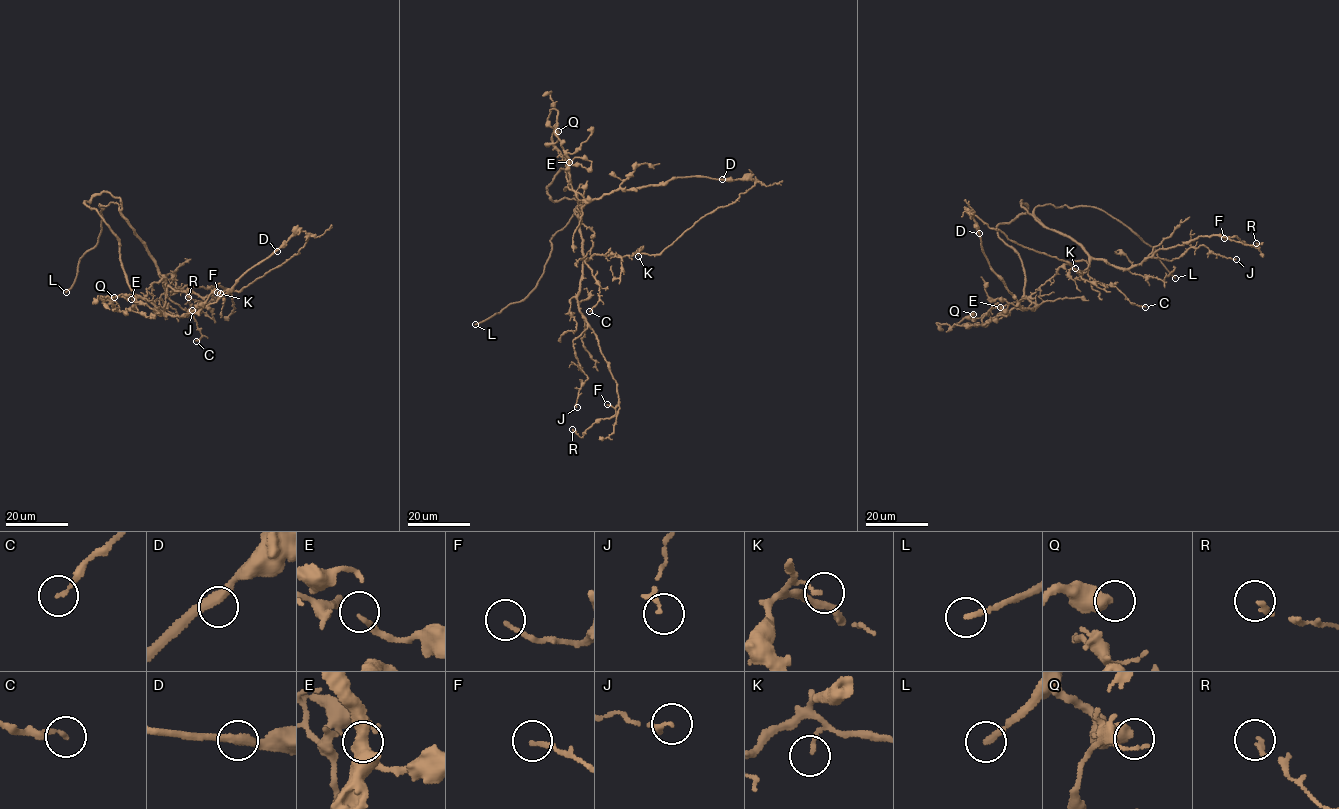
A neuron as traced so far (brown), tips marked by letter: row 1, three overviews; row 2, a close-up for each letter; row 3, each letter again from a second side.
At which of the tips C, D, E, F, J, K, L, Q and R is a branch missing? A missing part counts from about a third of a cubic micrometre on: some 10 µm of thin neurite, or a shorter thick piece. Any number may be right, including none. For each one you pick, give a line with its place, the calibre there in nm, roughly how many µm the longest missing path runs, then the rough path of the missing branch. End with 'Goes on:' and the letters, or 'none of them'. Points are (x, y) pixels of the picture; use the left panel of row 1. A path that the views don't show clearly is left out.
L: at (66, 292); 220 nm thick; about 15 µm are missing
Goes on: L

